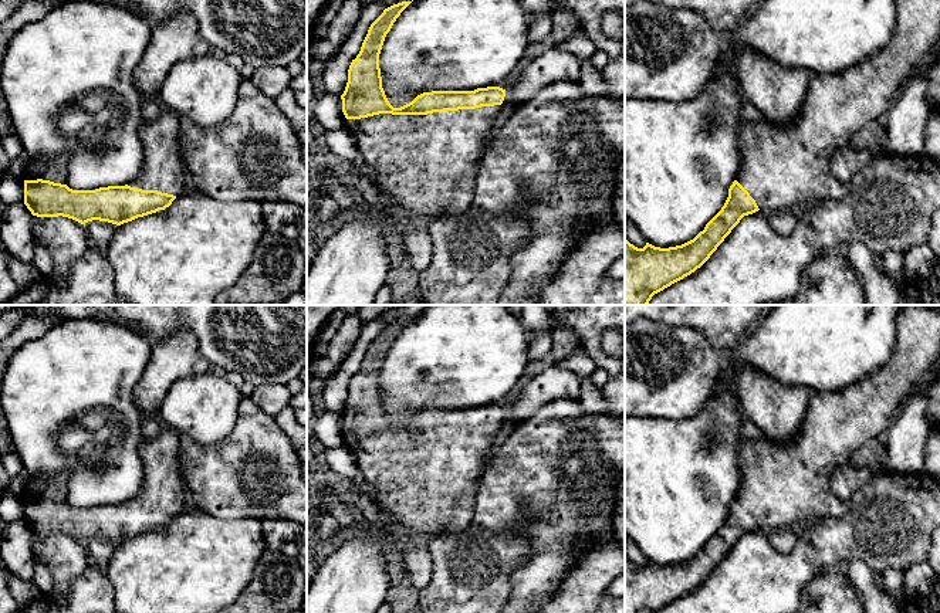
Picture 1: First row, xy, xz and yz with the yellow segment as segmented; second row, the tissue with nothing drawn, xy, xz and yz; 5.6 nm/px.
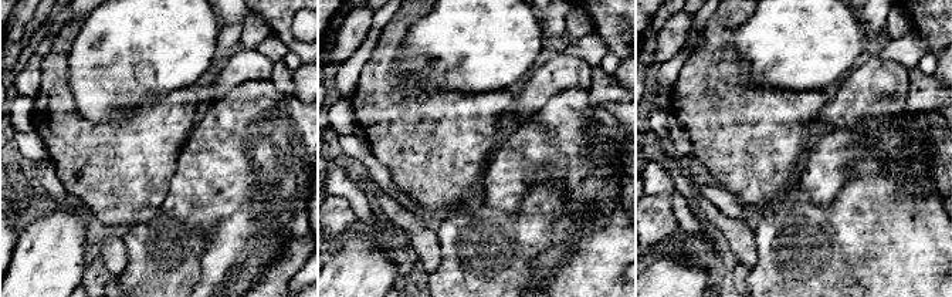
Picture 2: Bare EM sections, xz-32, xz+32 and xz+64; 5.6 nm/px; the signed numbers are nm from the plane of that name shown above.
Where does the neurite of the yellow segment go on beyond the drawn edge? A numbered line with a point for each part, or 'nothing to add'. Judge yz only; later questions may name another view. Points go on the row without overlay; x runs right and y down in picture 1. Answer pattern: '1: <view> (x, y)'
1: yz (785, 486)

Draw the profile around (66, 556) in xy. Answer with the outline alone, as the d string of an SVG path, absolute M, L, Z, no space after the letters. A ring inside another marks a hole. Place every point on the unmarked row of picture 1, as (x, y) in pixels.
M31 534L30 545L34 558L43 560L53 576L54 586L47 596L57 607L61 607L70 595L71 585L84 575L94 560L84 542L62 534Z

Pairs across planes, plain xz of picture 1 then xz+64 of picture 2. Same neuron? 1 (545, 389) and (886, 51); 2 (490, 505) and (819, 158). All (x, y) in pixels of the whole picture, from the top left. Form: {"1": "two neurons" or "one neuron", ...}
{"1": "two neurons", "2": "one neuron"}

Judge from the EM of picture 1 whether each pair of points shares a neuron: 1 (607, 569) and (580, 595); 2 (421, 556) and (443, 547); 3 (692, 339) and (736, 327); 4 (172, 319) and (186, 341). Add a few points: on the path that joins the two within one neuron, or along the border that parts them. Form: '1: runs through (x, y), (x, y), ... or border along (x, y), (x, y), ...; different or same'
1: runs through (599, 575), (587, 588); same
2: border along (426, 549), (432, 565), (432, 579), (428, 585); different
3: border along (673, 324), (696, 328), (720, 354); different
4: border along (155, 342), (171, 332), (190, 331), (202, 354); different

